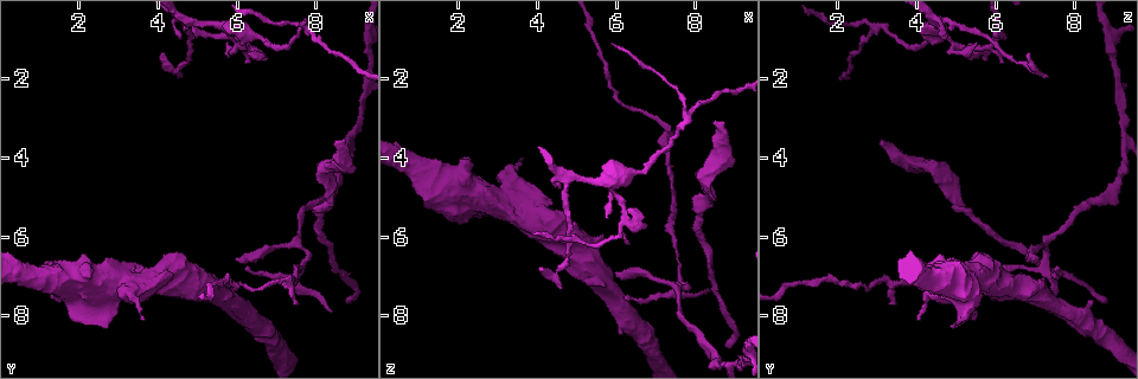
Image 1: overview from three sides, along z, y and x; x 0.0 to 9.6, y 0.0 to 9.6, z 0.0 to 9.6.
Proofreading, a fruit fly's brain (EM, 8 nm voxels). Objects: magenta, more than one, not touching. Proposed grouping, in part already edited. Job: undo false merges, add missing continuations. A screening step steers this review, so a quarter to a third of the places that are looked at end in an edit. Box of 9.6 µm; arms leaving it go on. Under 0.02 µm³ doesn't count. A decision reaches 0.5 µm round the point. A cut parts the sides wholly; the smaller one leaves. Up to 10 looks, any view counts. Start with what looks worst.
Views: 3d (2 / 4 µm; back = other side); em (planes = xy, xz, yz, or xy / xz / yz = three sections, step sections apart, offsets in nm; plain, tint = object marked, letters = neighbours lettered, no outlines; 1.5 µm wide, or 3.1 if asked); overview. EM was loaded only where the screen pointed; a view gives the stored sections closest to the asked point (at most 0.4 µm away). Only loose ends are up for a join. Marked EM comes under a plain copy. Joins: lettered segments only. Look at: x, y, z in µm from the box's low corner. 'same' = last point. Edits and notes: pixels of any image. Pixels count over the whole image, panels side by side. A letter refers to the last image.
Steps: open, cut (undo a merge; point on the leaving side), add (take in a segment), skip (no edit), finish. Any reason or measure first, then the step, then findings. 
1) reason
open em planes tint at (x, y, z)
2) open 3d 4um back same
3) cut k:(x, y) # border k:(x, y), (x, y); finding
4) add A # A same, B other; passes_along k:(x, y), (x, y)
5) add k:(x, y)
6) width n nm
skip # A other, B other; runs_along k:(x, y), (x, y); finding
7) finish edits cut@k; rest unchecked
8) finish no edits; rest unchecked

an open end
open 3d 2um at (8.50, 3.60, 3.05)

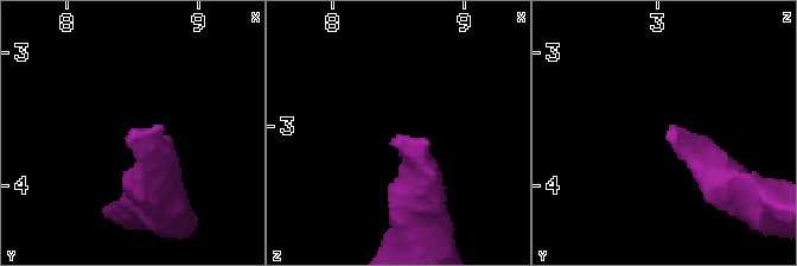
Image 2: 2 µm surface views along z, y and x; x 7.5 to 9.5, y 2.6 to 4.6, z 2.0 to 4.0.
open em xz step 4 letters at (8.52, 3.62, 3.04)

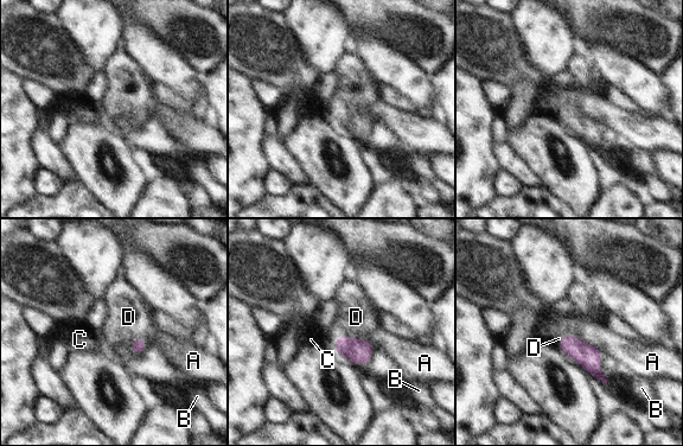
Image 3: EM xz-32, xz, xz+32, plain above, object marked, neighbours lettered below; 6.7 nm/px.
open em planes letters same

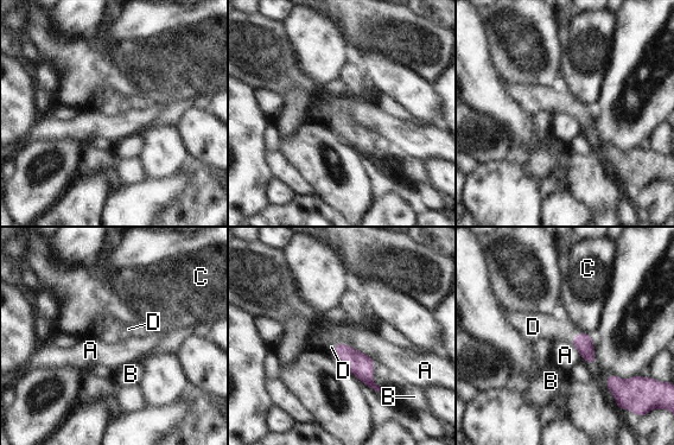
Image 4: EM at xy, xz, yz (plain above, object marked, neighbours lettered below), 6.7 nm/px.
longest_contact A 280 nm
add D # A other, B other, C other, D same; passes_along 4:(583, 342), (574, 337), (540, 326); it goes on there

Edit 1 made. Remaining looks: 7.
open overview

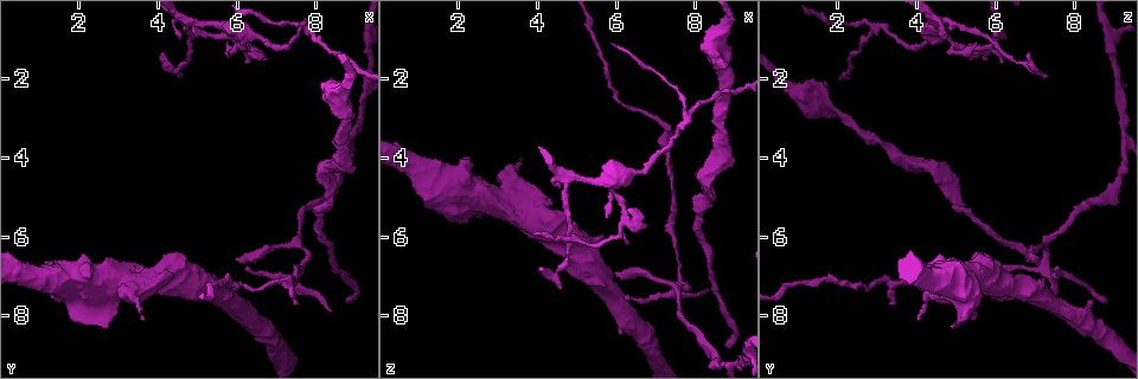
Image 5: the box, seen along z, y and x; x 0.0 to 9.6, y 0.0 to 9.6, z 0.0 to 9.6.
free end
open em planes letters at (7.60, 7.75, 3.40)

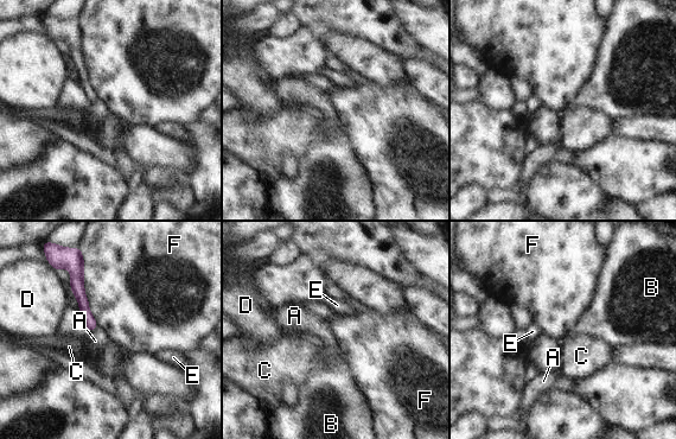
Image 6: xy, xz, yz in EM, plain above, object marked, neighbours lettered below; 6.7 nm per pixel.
skip # A other, B other, C other, D other, E other, F other; runs_along 6:(78, 271), (78, 292), (90, 328); no lettered segment goes on from it

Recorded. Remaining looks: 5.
abrupt turn
open 3d 2um at (7.60, 6.75, 7.25)

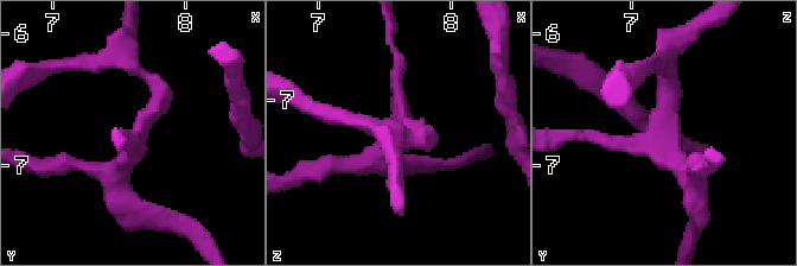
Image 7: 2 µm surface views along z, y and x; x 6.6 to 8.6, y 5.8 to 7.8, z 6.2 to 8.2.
need the tissue
open em xz step 4 tint at (7.66, 6.80, 7.24)

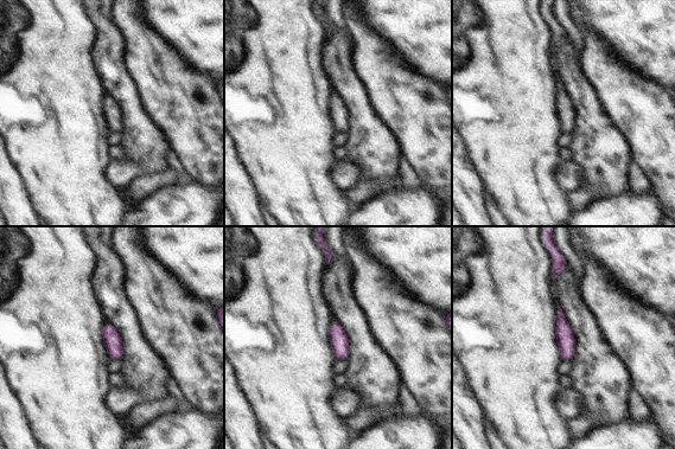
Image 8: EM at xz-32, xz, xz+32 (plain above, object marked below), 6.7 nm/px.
cut it another way
open em yz step 4 letters same

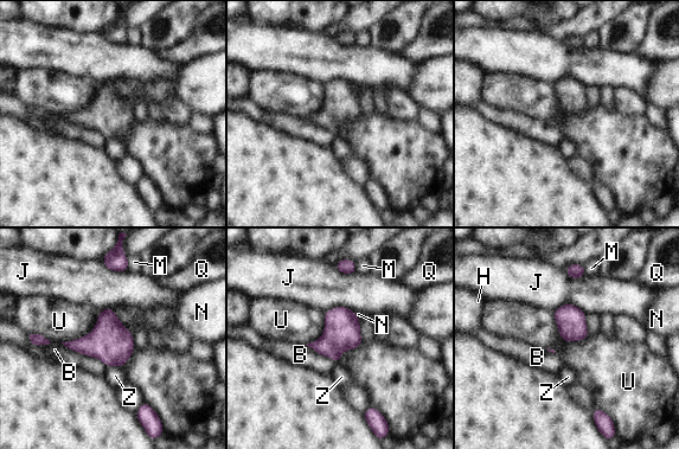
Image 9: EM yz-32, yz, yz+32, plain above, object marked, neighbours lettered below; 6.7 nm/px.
width 190 nm
skip # B other, H other, J other, M other, N other, Q other, U other, Z other; one cell here

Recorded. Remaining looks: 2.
finish edits add@4; rest unchecked

